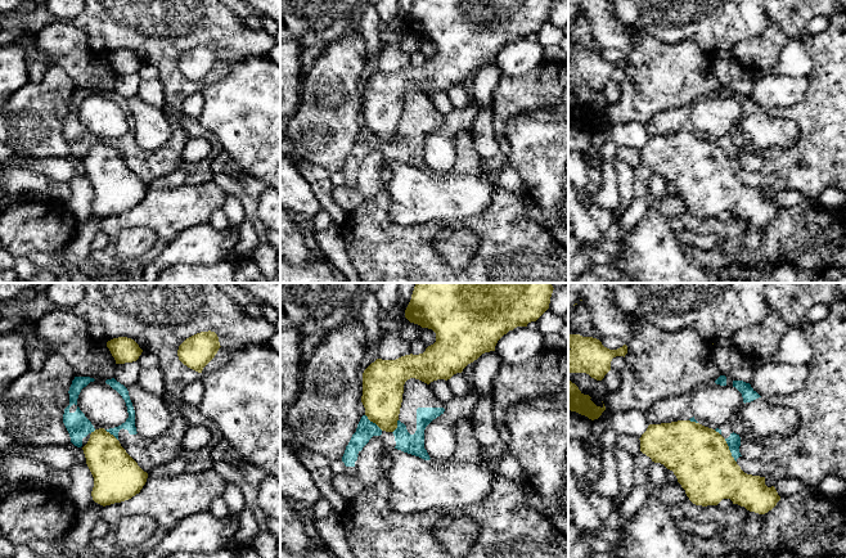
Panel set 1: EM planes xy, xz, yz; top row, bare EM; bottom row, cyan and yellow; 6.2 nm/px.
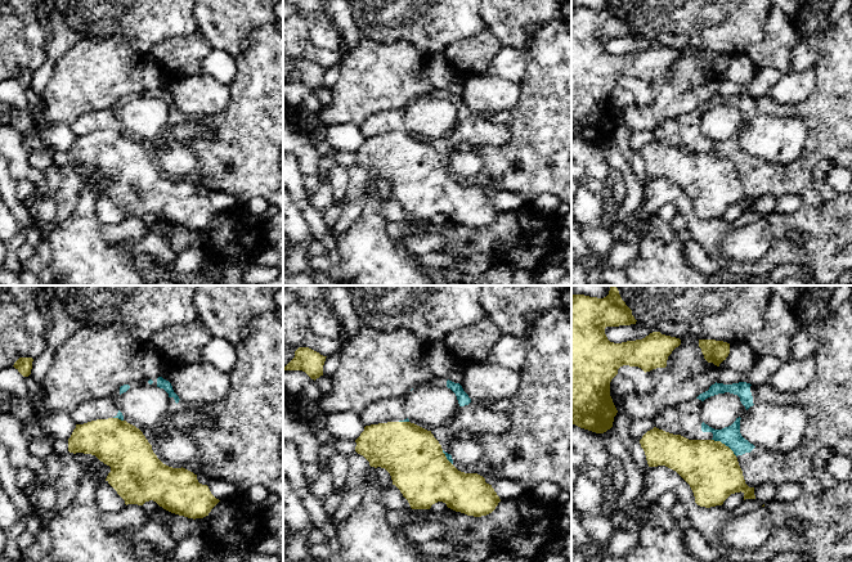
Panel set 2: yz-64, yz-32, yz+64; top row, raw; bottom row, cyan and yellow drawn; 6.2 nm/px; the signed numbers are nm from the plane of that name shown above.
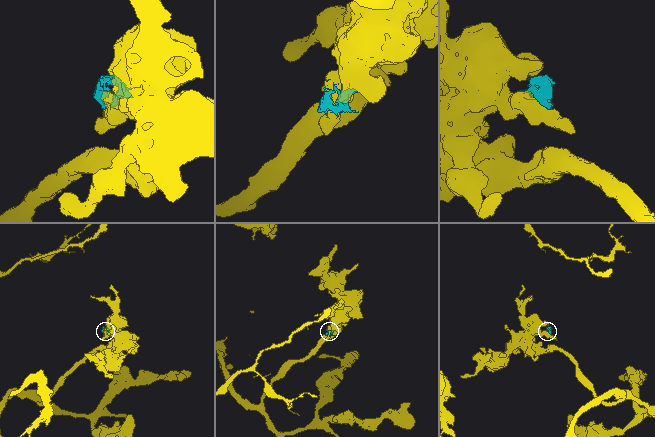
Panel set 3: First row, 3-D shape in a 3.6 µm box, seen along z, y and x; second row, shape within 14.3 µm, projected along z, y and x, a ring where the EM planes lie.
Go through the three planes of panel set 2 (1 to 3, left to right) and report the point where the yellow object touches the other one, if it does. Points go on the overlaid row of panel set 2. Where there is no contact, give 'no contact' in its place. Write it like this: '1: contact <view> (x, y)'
1: contact yz-64 (119, 418)
2: contact yz-32 (447, 458)
3: contact yz+64 (725, 444)

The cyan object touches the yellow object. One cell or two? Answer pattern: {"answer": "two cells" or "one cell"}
{"answer": "two cells"}

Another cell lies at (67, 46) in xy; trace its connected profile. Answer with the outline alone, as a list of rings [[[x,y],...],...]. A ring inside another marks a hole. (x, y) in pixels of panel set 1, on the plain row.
[[[58,21],[45,26],[36,32],[37,46],[46,53],[53,66],[59,66],[66,71],[76,89],[90,89],[96,91],[112,91],[116,86],[117,76],[98,76],[99,53],[94,51],[84,31],[77,28],[72,22]]]

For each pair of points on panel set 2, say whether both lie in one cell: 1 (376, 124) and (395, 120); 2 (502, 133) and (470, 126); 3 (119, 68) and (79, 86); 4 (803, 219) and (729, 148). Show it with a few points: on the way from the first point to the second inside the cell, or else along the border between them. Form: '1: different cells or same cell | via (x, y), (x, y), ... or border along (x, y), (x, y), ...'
1: same cell | via (381, 124), (390, 121)
2: same cell | via (494, 133), (478, 130)
3: same cell | via (108, 68), (89, 76)
4: different cells | border along (824, 202), (803, 205)

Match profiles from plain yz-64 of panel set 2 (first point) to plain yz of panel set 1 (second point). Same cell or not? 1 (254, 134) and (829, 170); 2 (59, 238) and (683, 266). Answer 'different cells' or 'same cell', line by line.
1: same cell
2: same cell

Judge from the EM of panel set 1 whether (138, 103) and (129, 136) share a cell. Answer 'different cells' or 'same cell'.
different cells

